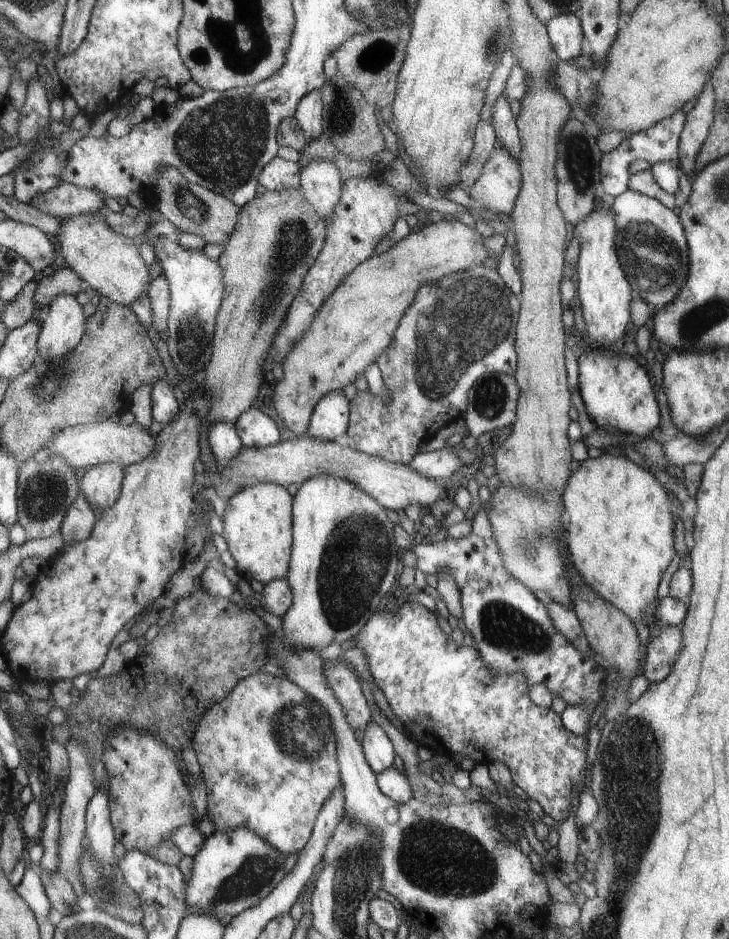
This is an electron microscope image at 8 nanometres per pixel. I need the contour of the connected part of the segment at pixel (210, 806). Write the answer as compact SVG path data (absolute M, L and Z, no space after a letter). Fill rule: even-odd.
M259 671L241 679L227 696L224 696L219 703L212 704L201 715L194 728L189 746L193 749L200 764L200 772L206 788L205 814L214 826L213 832L221 829L229 830L237 826L245 827L255 831L255 834L261 835L261 838L264 838L285 856L291 852L299 852L308 842L313 823L316 822L316 816L320 812L320 806L331 794L333 788L340 786L340 767L339 761L336 759L336 735L332 729L330 716L308 693L303 692L295 683L287 680L284 676L273 677Z

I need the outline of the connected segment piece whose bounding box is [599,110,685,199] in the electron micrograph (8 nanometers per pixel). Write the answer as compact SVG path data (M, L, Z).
M681 110L675 111L672 115L666 116L664 119L658 120L651 127L647 127L644 131L633 133L628 139L623 140L616 148L605 153L600 159L600 173L603 174L599 184L603 187L605 198L611 199L620 195L628 188L627 167L631 162L640 158L647 160L650 165L653 163L670 162L677 164L678 162L678 140L680 132L684 126L685 115Z

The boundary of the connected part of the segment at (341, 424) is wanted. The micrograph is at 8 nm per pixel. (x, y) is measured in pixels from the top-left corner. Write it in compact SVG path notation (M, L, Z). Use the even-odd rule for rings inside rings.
M329 391L315 404L306 436L333 441L335 436L346 431L348 414L348 401L343 397L343 392Z

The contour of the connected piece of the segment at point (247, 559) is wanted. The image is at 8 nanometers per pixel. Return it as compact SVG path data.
M275 483L242 487L225 499L222 536L240 578L263 585L271 579L286 578L292 550L291 515L291 496L285 487Z

